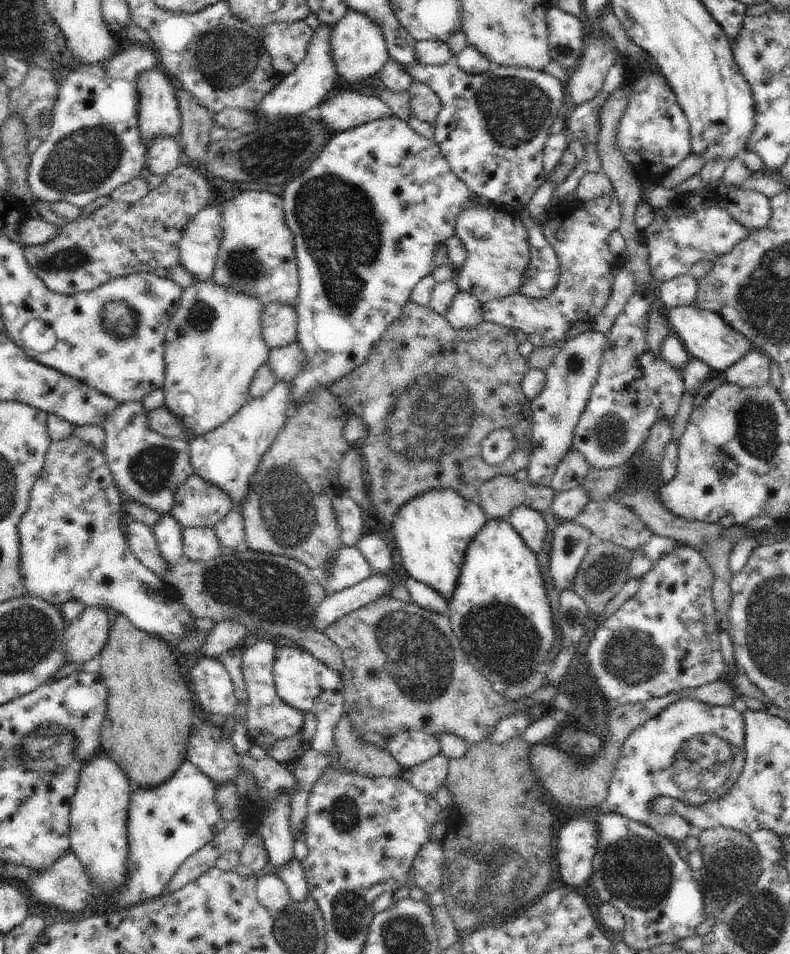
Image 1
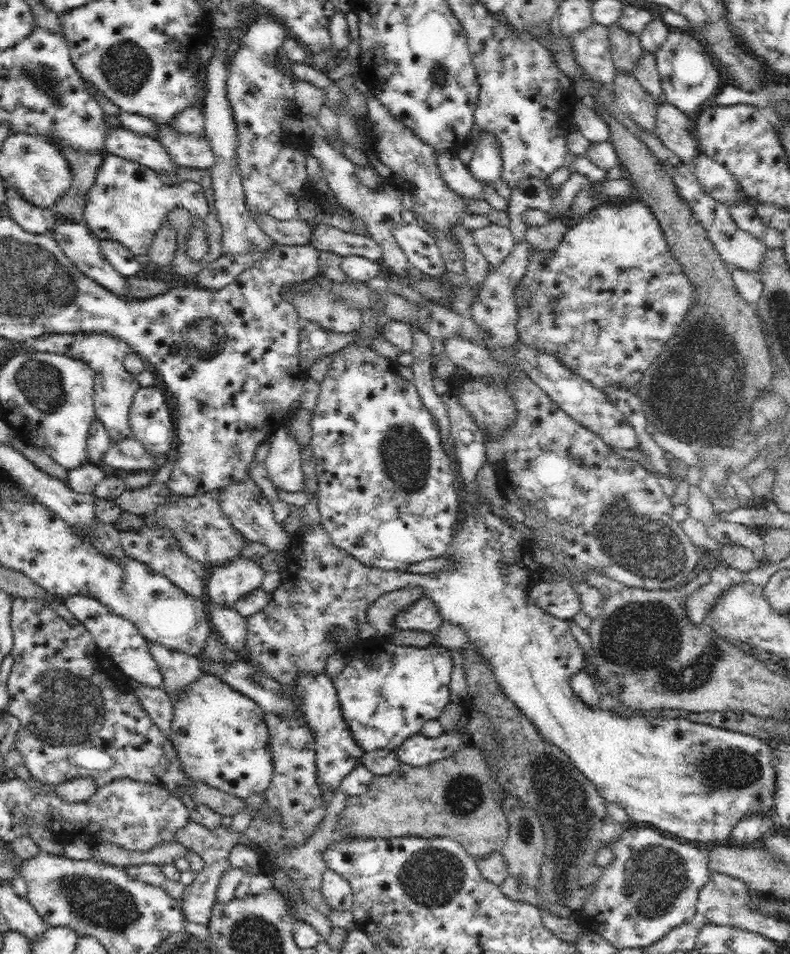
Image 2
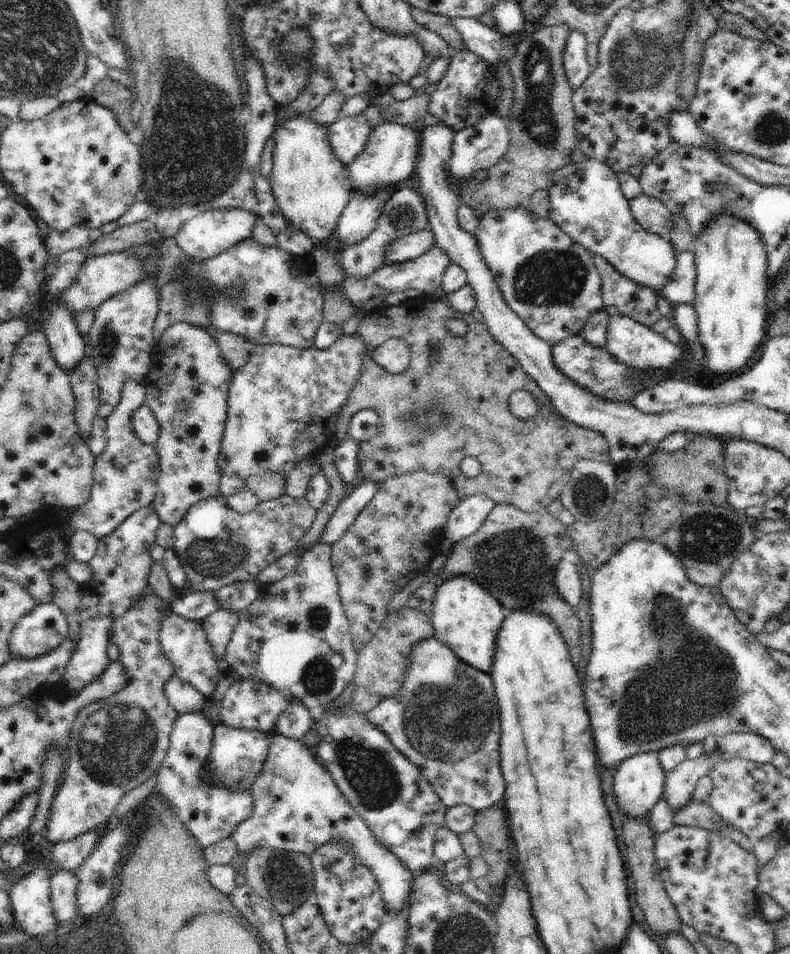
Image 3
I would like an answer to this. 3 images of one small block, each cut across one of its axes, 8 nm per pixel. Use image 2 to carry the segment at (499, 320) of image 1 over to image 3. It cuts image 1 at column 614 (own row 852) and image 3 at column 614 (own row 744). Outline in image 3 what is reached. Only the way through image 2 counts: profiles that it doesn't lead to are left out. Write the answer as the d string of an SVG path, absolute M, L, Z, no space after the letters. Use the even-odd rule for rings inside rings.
M592 256L601 276L604 310L609 315L630 317L647 327L663 317L656 308L657 292L621 275L605 258Z

